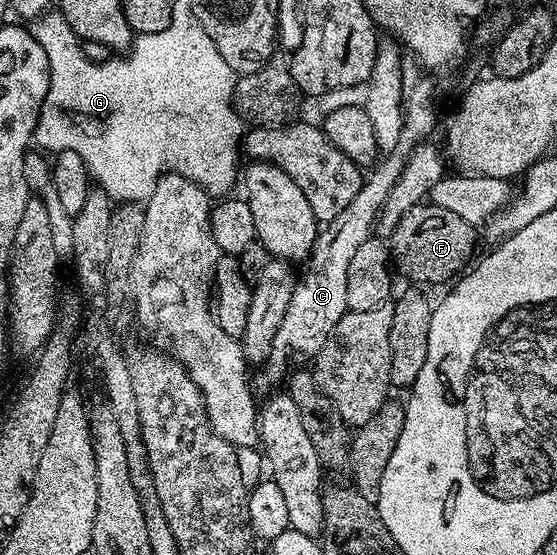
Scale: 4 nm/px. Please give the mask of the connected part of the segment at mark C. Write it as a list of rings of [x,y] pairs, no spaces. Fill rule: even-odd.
[[[429,78],[417,81],[406,93],[403,102],[404,124],[402,133],[395,146],[386,153],[373,167],[373,171],[364,177],[359,194],[355,194],[350,205],[338,217],[326,221],[318,231],[312,250],[304,263],[303,274],[296,279],[291,296],[291,303],[276,331],[273,347],[260,367],[257,376],[259,385],[267,388],[276,387],[280,379],[284,379],[291,354],[315,356],[324,342],[330,337],[331,331],[345,312],[347,304],[347,267],[352,256],[359,250],[363,242],[372,237],[371,228],[376,225],[381,208],[385,205],[391,190],[397,185],[402,170],[405,169],[409,156],[420,143],[424,143],[435,128],[437,122],[437,86]]]

